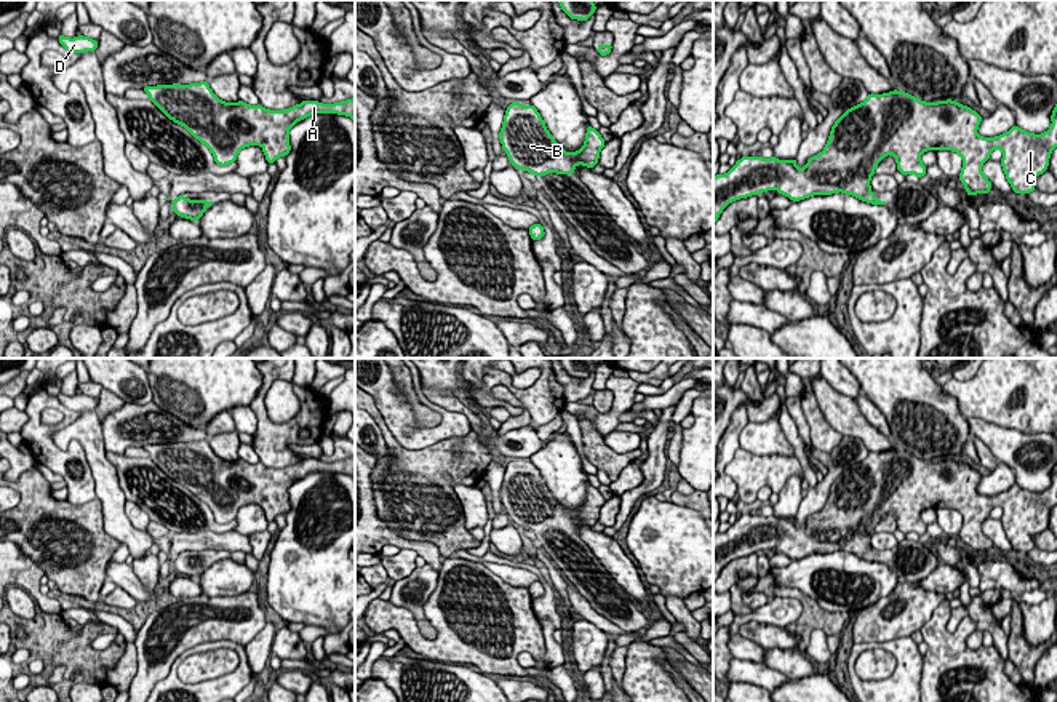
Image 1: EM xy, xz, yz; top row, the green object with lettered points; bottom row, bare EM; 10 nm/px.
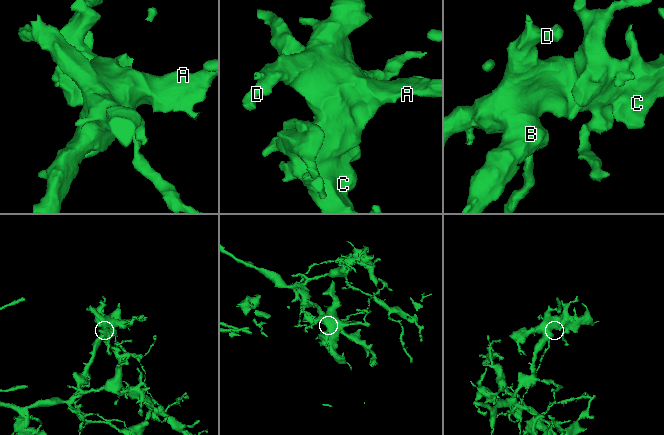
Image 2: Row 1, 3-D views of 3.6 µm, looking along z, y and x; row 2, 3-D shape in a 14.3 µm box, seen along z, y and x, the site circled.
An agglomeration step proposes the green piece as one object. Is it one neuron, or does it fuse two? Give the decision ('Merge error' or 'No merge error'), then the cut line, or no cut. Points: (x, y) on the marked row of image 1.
No merge error. No split

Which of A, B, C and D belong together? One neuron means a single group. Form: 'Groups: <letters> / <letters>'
Groups: A B C D

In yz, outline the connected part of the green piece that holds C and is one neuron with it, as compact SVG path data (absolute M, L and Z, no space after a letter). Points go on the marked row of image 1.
M889 91L883 94L870 93L867 99L848 109L832 126L825 149L811 157L804 168L796 166L793 160L777 160L776 157L742 157L726 174L713 177L713 225L721 211L734 200L758 195L776 189L793 201L812 195L848 193L872 205L886 205L875 197L870 179L875 168L886 155L894 155L897 171L903 176L916 174L923 177L926 166L921 154L926 150L953 150L963 158L963 170L958 179L966 187L966 195L988 193L991 182L982 173L982 165L990 158L995 149L1003 150L1001 166L1015 193L1030 193L1036 190L1033 177L1043 174L1049 166L1051 152L1057 147L1057 104L1051 115L1052 125L1043 134L1033 134L1014 125L1007 133L996 138L982 138L977 128L982 117L967 106L956 101L924 102L907 91Z

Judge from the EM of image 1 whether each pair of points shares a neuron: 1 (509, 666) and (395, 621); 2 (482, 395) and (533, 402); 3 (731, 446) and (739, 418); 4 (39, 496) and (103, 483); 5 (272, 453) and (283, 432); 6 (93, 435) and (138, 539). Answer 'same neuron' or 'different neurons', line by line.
1: same neuron
2: same neuron
3: same neuron
4: different neurons
5: same neuron
6: same neuron

